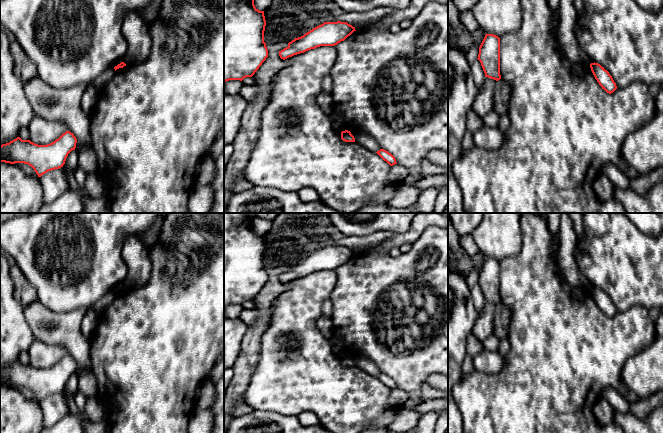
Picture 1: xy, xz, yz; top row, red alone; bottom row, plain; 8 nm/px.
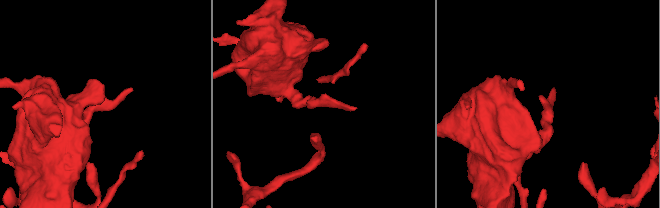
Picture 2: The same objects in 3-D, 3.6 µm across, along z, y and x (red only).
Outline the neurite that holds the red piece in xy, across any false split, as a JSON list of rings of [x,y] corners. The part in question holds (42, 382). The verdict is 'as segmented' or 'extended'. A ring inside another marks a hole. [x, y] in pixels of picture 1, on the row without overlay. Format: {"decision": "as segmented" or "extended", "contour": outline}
{"decision": "as segmented", "contour": [[[66,355],[54,366],[38,369],[20,361],[0,370],[0,386],[24,387],[31,390],[38,401],[65,388],[68,378],[75,374],[77,363]]]}

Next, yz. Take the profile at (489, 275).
{"decision": "as segmented", "contour": [[[486,258],[480,271],[477,282],[485,301],[496,305],[501,303],[500,299],[500,262],[494,258]]]}

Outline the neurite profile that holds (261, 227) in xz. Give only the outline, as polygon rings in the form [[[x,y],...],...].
[[[254,218],[254,229],[259,235],[265,235],[272,227],[272,221]]]

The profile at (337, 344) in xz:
[[[331,336],[329,339],[333,348],[333,352],[335,354],[340,355],[340,356],[346,354],[345,349],[343,347],[343,341],[340,338]]]

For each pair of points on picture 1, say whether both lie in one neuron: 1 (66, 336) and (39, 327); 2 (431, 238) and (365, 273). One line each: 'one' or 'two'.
1: one
2: one

